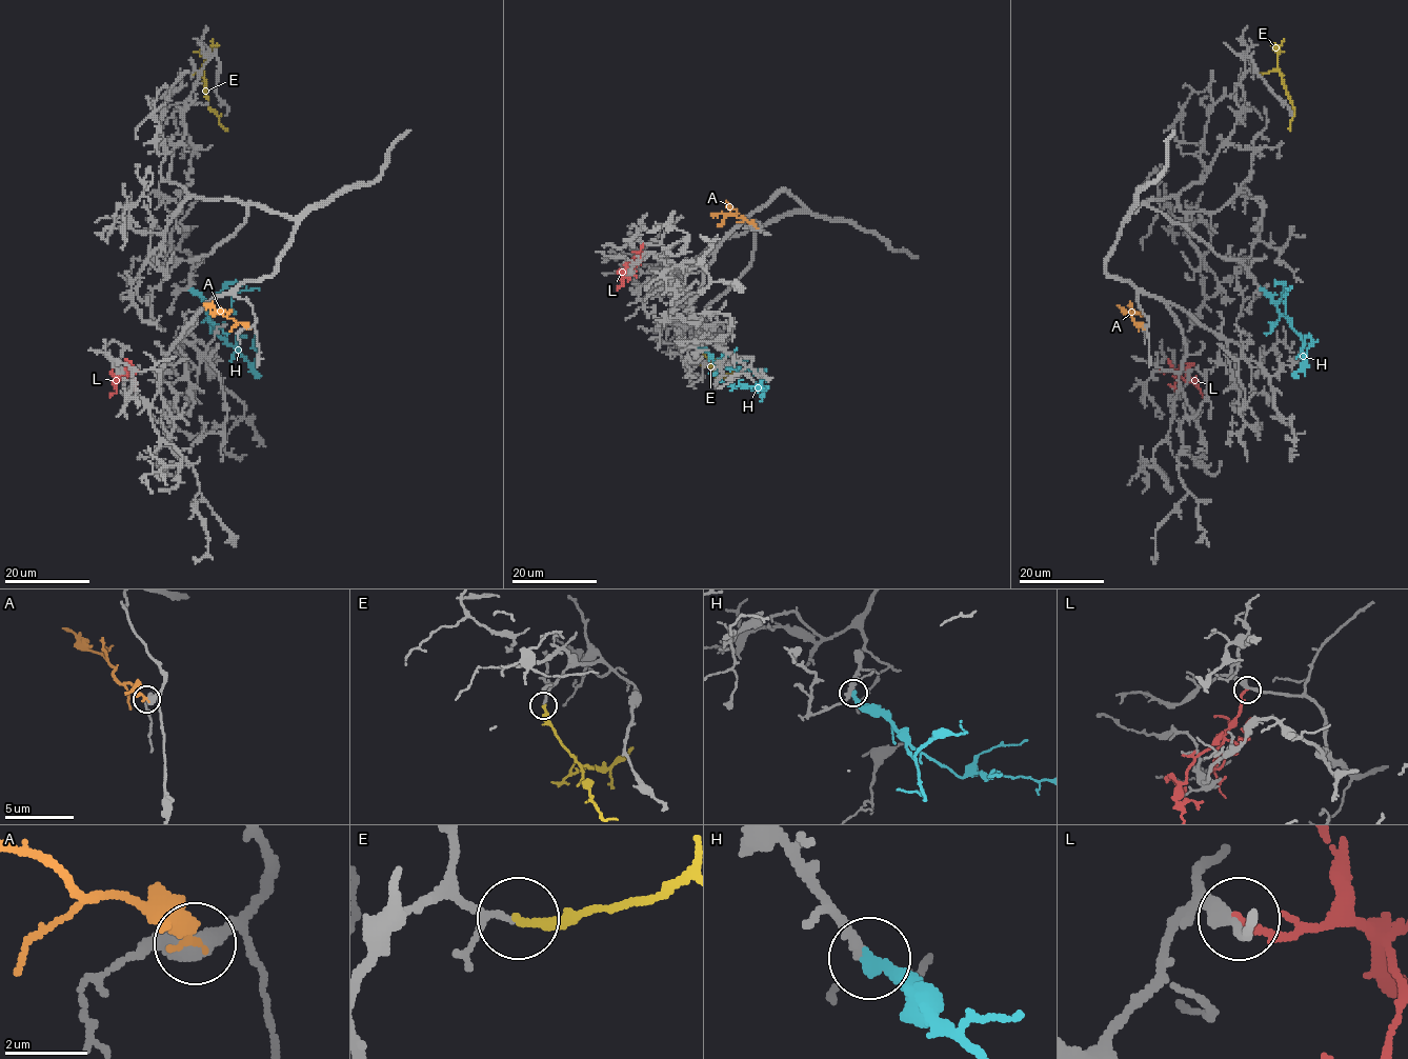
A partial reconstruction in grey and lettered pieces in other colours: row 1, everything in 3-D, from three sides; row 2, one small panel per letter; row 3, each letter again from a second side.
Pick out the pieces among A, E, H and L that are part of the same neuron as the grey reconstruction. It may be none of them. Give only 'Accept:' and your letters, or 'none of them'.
Accept: E, H

